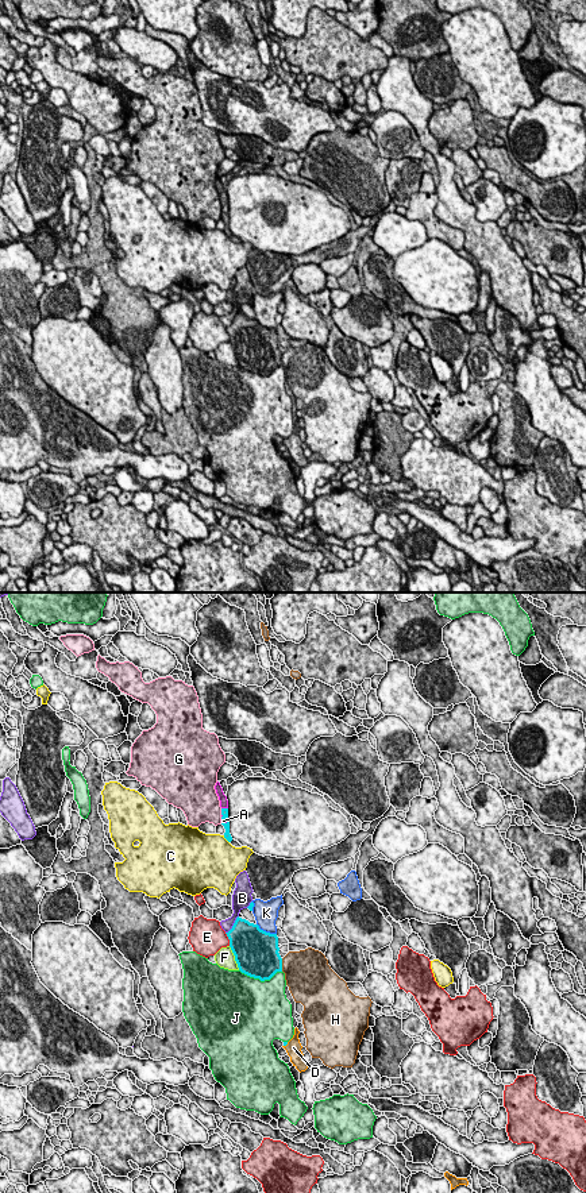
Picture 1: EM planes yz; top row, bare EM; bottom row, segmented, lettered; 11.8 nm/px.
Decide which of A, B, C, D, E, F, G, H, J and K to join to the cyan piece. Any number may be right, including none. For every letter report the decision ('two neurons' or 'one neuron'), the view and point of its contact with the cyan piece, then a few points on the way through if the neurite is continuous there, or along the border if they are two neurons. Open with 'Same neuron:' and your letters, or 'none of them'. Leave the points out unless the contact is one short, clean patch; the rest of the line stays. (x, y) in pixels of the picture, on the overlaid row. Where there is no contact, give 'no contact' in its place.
Same neuron: A, D
A: one neuron | yz (224, 818)
B: two neurons | yz (234, 925)
C: two neurons | yz (226, 838)
D: one neuron | yz (285, 1045)
E: two neurons | yz (228, 938)
F: two neurons | yz (235, 958)
G: two neurons | yz (222, 811) | along yz (220, 809), (222, 814)
H: two neurons | yz (281, 965)
J: two neurons | yz (261, 980)
K: two neurons | yz (265, 931)

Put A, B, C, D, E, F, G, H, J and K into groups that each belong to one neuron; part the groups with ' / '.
A D / B / C / E / F / G / H / J / K

